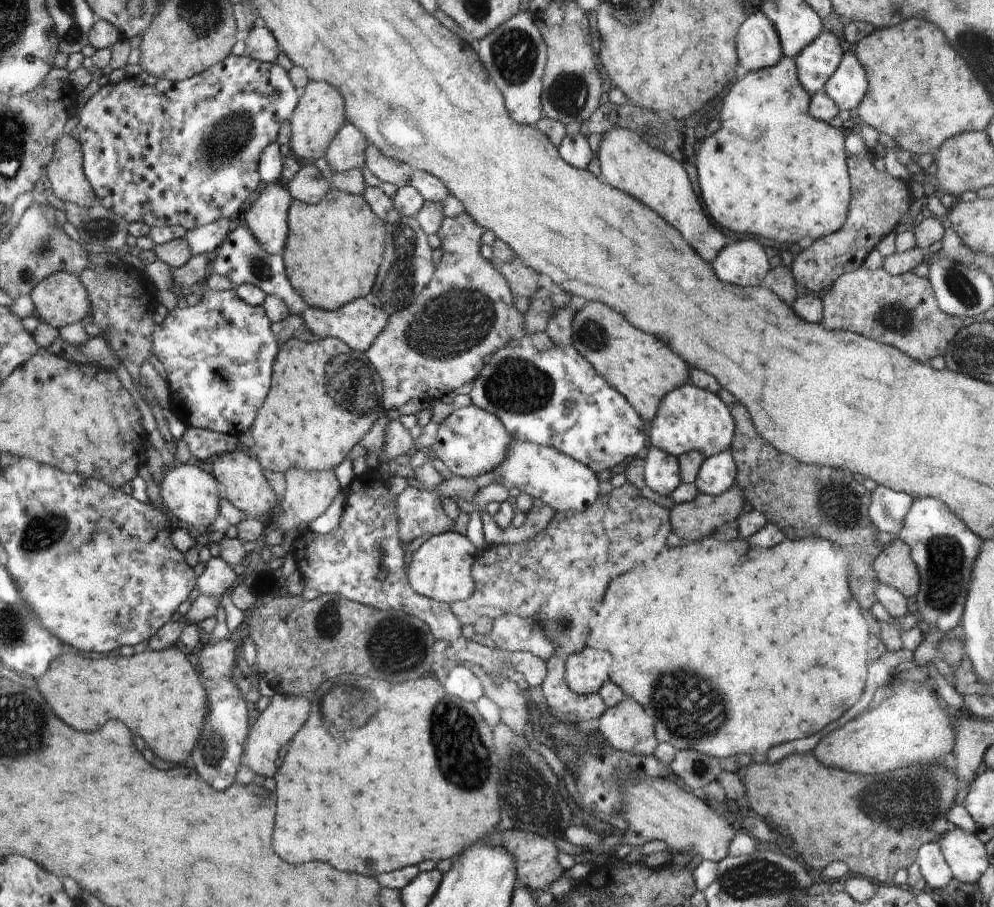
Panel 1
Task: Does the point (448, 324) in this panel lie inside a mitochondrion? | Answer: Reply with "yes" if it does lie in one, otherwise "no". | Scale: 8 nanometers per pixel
yes

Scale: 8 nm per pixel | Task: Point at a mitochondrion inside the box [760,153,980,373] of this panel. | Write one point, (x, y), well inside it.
(896, 317)

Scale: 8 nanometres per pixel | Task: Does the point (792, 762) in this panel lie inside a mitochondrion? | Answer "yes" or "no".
no

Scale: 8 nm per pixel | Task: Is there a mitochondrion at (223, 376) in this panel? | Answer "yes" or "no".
yes

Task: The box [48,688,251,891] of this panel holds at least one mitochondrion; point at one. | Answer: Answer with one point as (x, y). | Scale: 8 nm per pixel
(213, 749)

